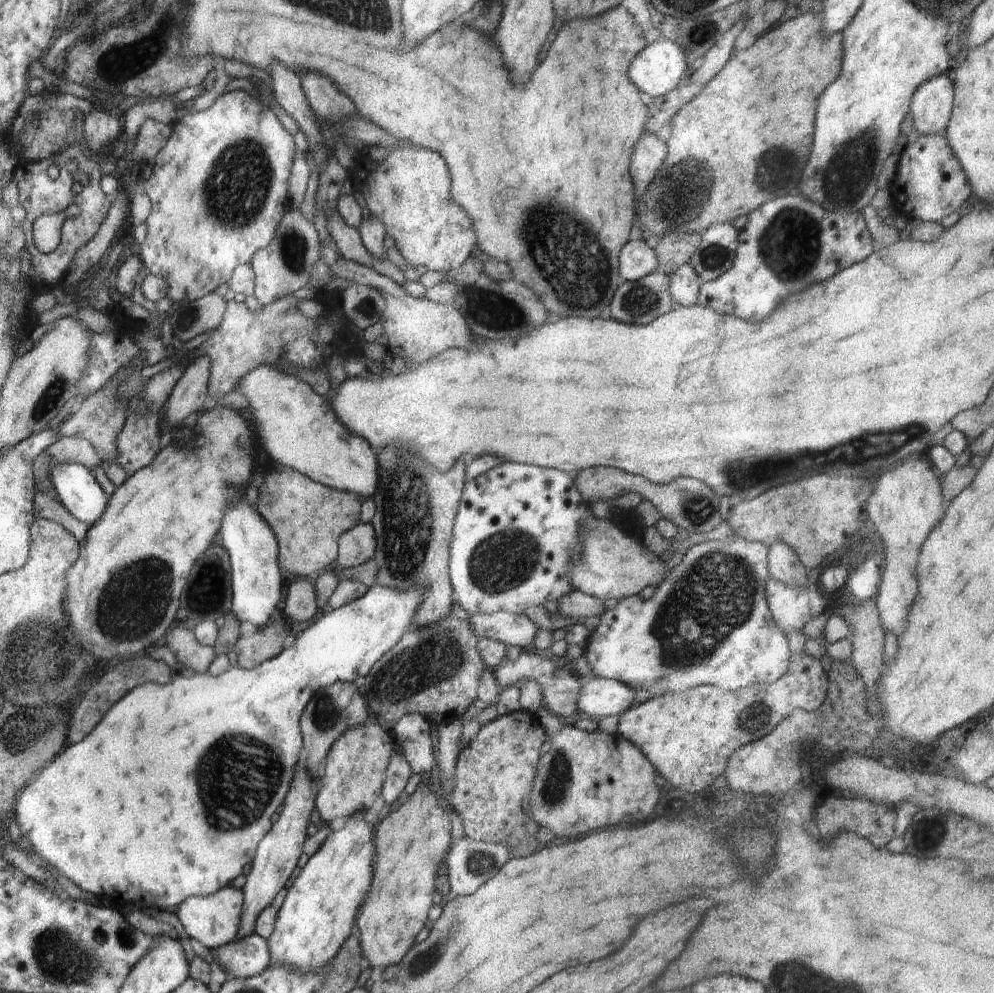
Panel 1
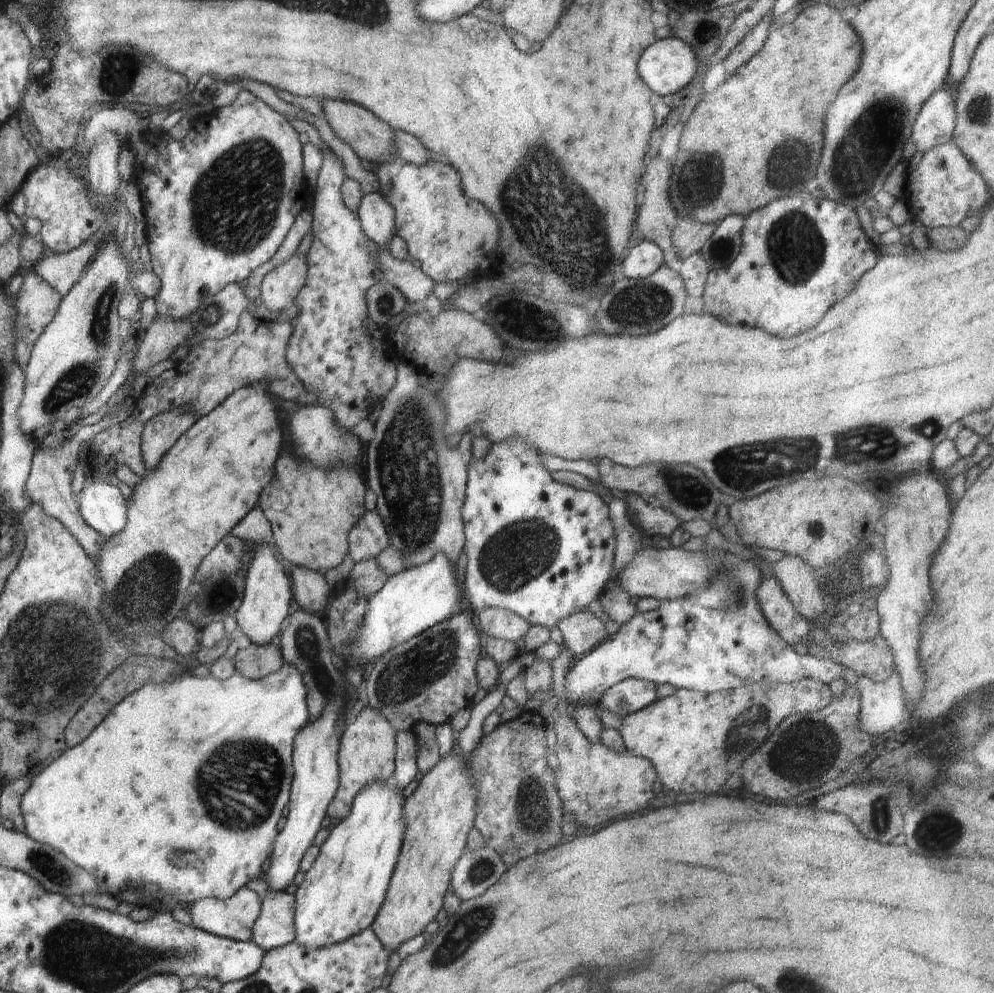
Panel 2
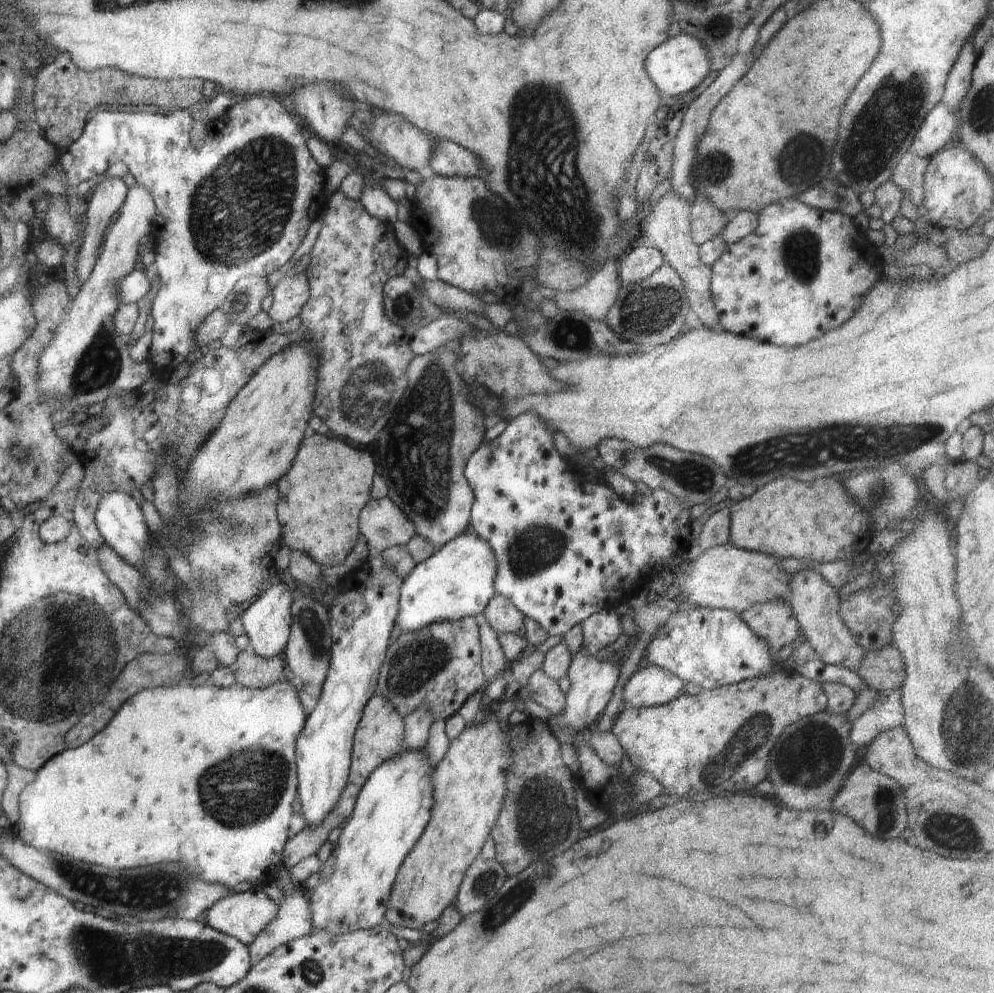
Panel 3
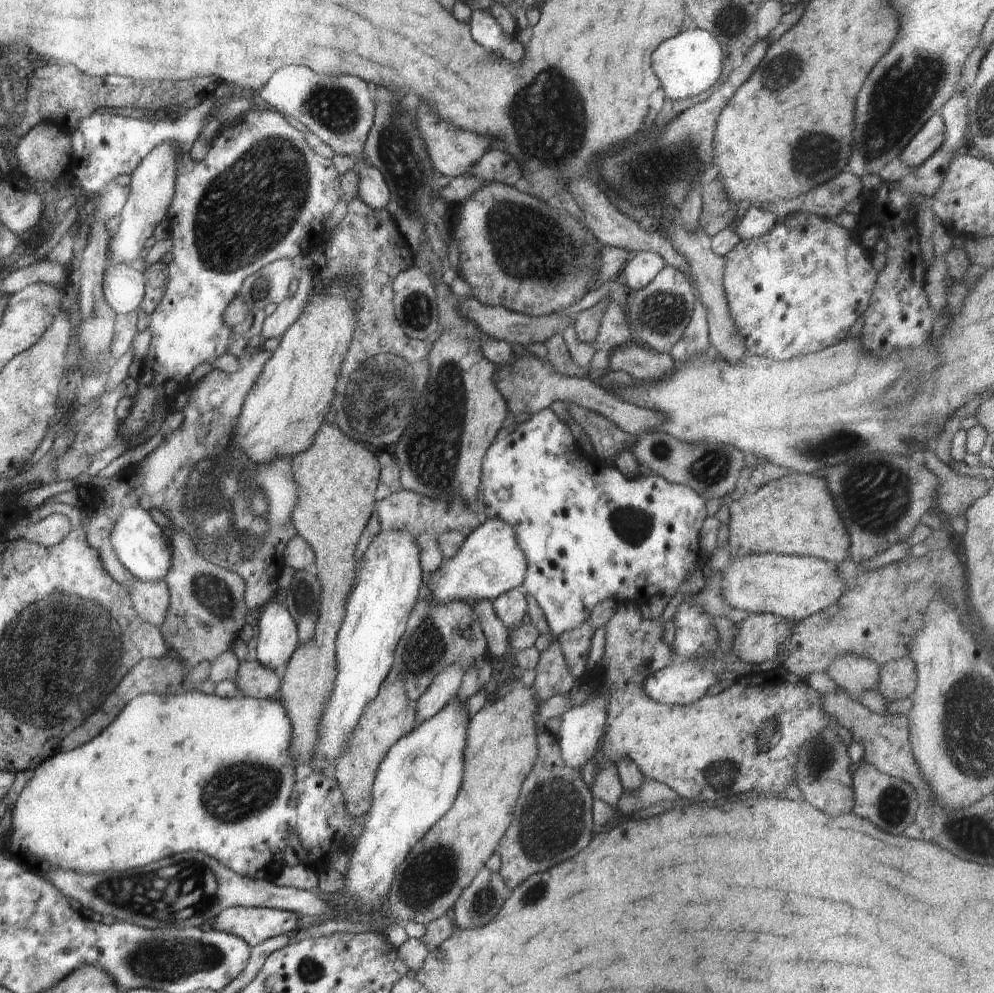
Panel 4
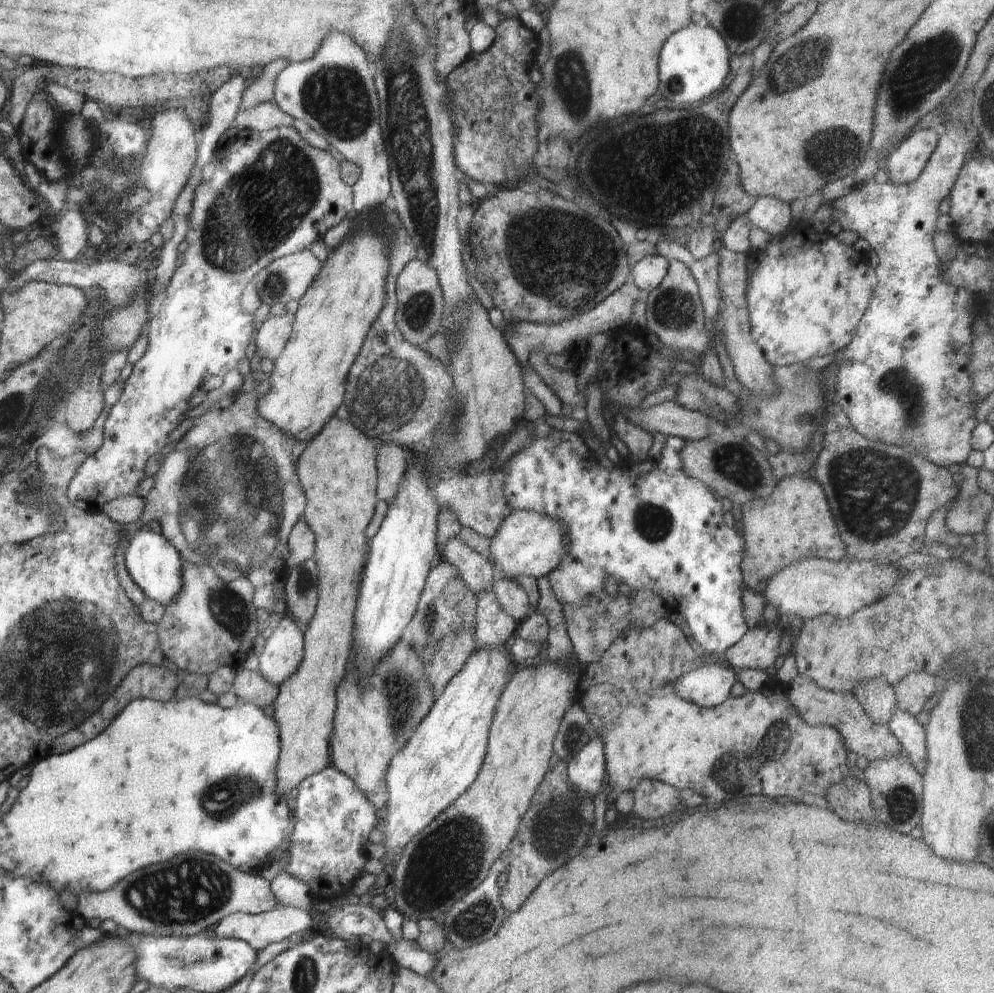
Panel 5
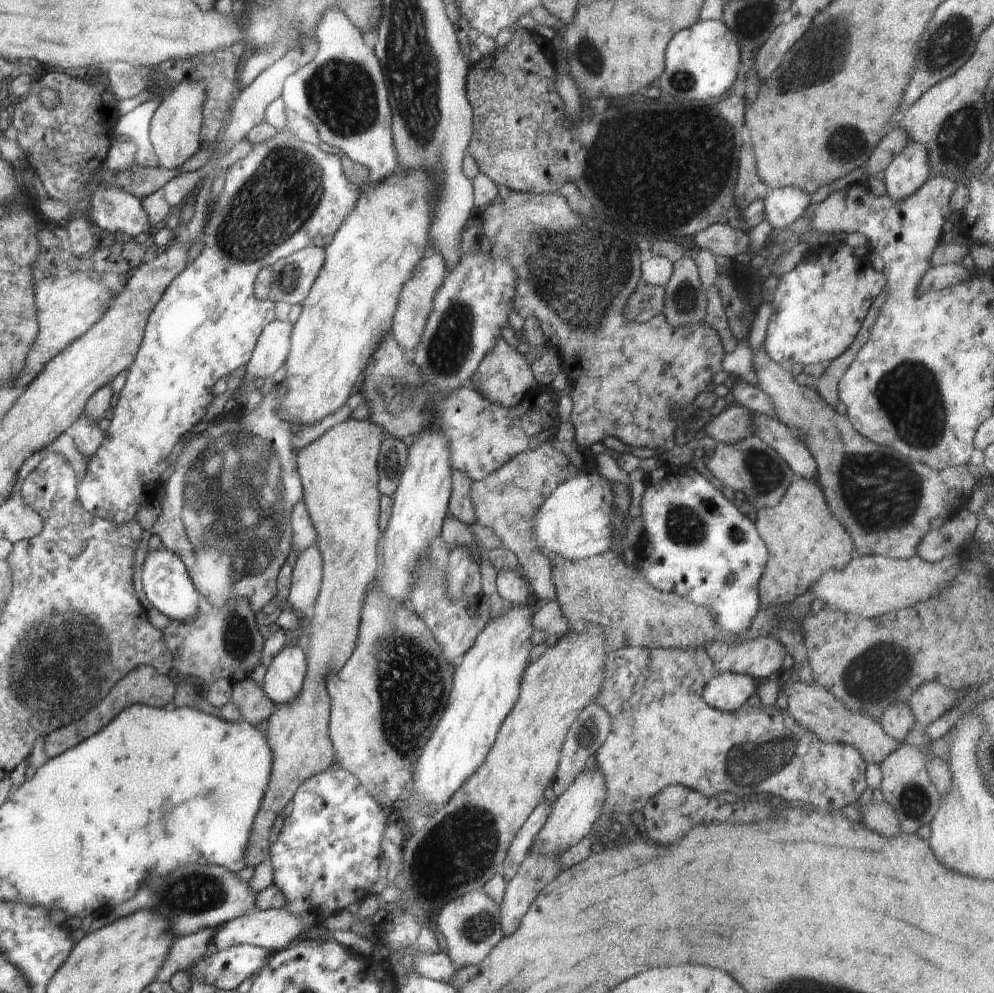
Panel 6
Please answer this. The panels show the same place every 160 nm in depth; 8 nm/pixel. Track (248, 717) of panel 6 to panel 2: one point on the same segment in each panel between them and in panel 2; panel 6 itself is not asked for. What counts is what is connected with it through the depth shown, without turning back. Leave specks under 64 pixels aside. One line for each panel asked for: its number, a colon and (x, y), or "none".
2: (255, 662)
3: (252, 670)
4: (253, 680)
5: (250, 686)

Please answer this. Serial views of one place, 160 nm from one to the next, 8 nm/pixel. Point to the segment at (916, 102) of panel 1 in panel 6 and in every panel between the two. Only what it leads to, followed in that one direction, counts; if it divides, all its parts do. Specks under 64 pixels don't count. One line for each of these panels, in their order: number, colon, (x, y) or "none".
2: (935, 124)
3: (939, 124)
4: (925, 142)
5: (905, 164)
6: (908, 171)

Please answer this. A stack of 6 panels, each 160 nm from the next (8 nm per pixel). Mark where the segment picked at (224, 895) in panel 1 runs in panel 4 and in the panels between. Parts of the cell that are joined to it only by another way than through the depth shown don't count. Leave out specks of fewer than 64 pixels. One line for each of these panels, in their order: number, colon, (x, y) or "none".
2: (233, 918)
3: (243, 916)
4: (254, 925)

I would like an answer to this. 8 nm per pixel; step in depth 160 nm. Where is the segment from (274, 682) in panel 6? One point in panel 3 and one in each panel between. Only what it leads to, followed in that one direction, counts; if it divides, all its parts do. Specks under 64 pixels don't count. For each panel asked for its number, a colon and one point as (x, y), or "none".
3: (267, 620)
4: (277, 641)
5: (283, 652)

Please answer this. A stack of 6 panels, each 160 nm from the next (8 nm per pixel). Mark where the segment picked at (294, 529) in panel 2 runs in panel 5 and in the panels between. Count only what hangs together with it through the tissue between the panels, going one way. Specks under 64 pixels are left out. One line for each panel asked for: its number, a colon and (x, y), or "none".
3: (330, 483)
4: (351, 471)
5: (337, 471)

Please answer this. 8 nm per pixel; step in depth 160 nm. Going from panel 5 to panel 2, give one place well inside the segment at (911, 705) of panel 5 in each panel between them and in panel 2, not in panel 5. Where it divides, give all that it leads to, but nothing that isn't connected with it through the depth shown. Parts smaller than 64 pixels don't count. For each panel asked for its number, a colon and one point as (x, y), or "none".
2: (872, 659)
3: (882, 669)
4: (897, 680)

